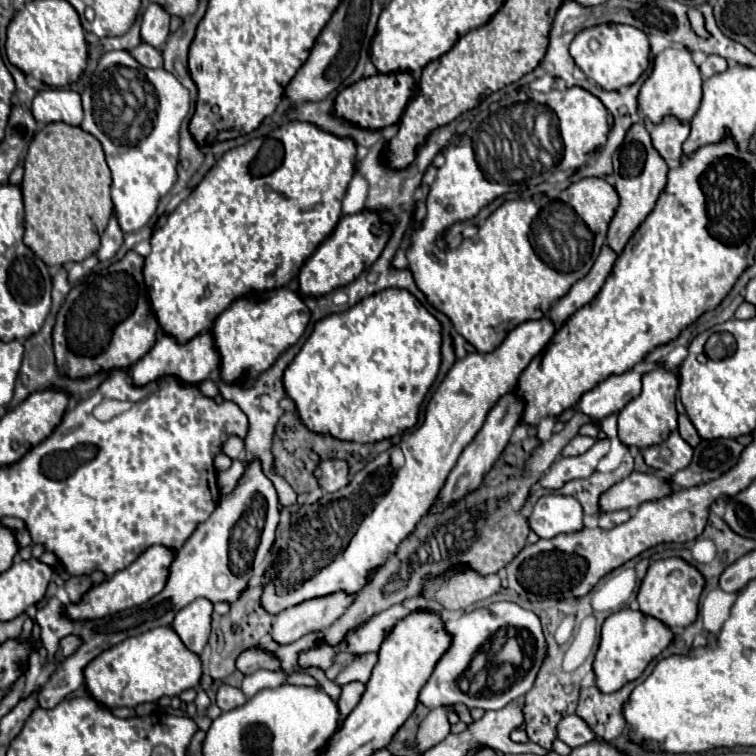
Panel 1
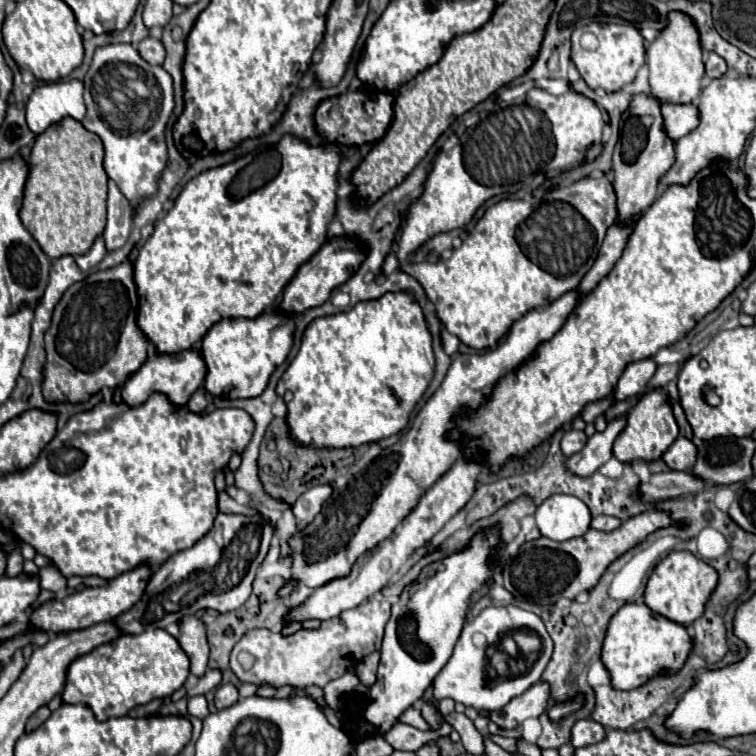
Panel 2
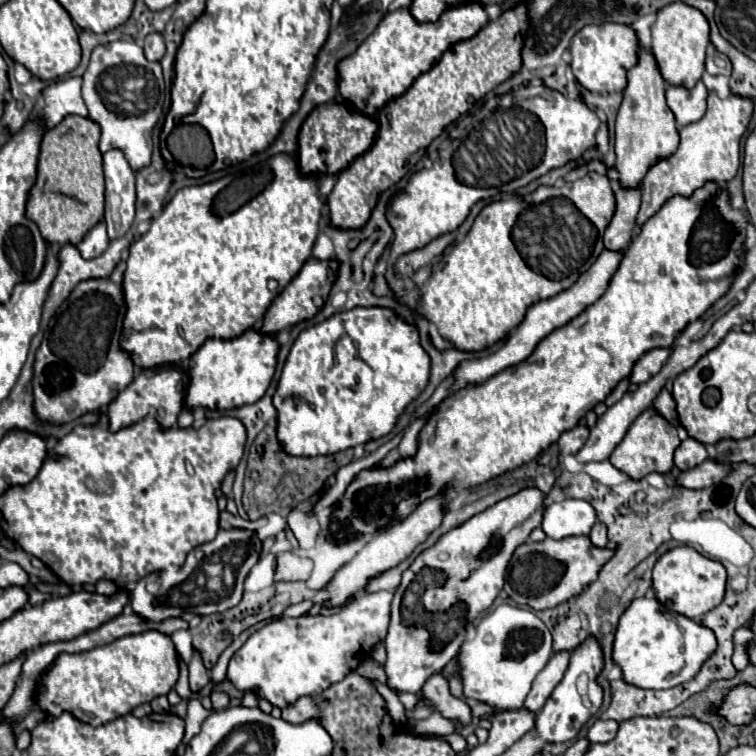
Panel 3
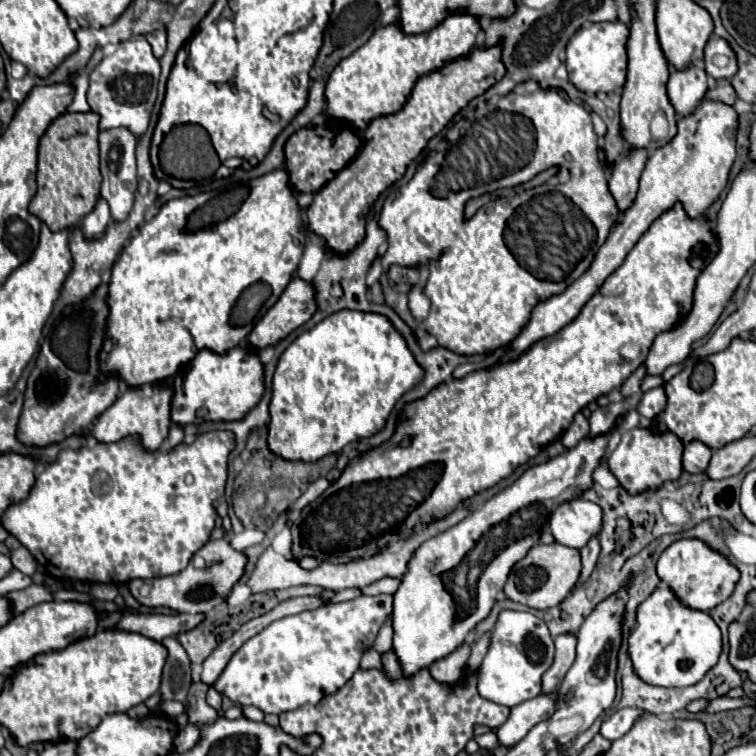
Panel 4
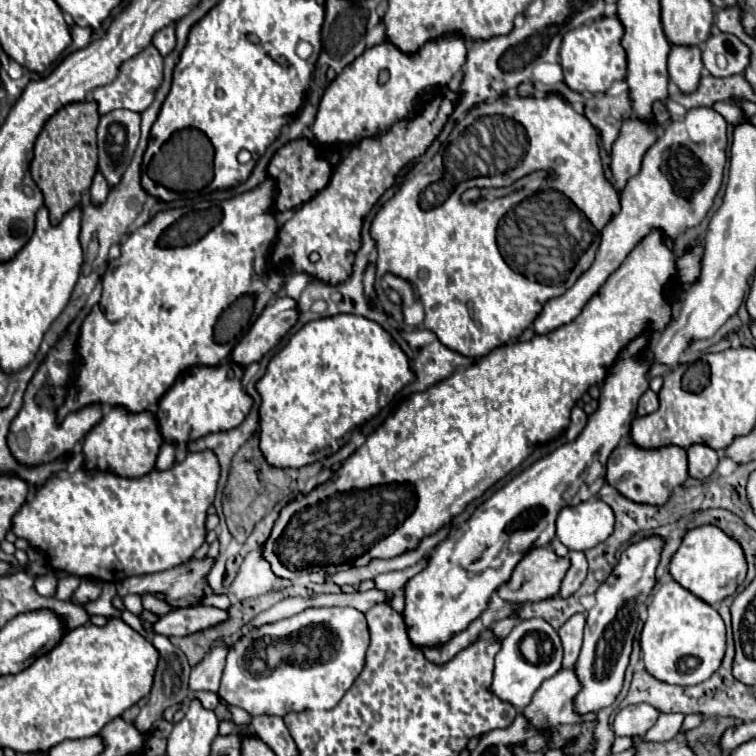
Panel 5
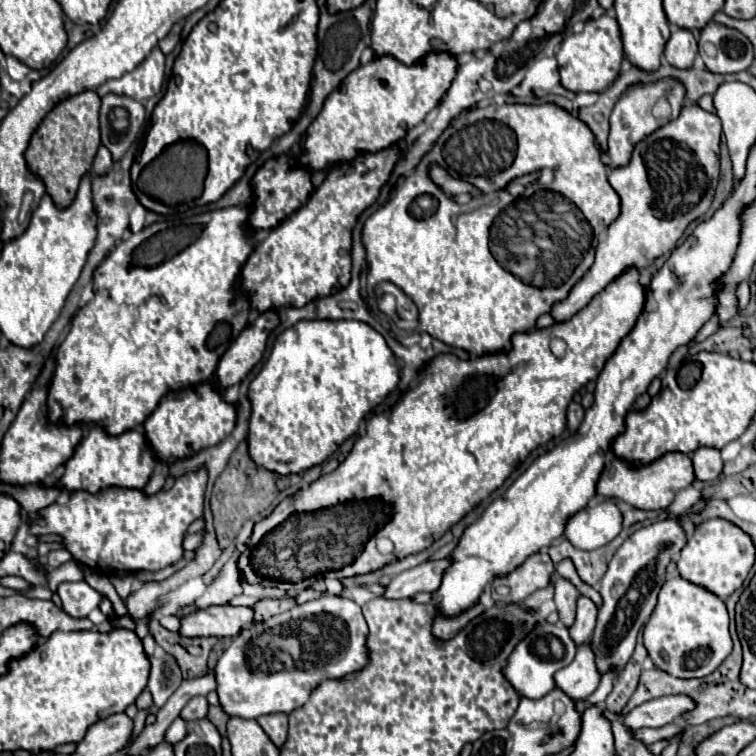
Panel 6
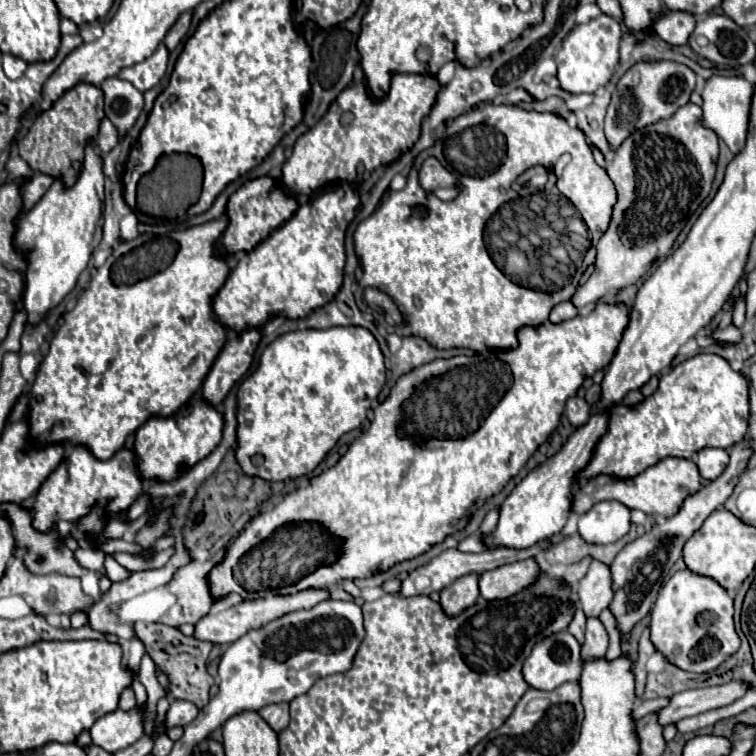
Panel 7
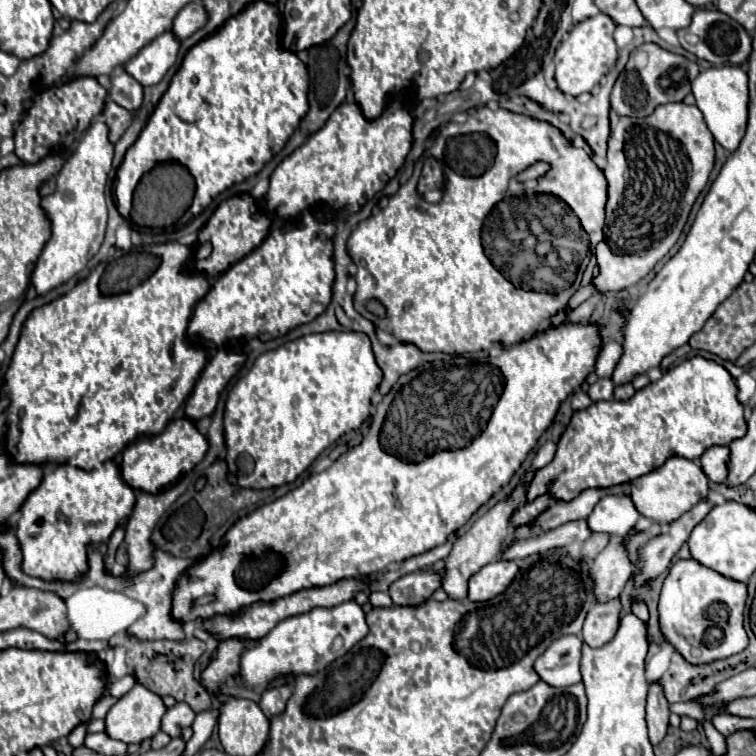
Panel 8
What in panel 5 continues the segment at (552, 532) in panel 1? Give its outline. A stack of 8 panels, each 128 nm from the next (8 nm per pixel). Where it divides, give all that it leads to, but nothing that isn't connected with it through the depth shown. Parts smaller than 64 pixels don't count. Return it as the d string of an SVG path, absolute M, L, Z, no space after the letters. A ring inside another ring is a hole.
M588 500L564 508L556 520L556 536L570 550L590 550L614 530L614 512L602 500Z

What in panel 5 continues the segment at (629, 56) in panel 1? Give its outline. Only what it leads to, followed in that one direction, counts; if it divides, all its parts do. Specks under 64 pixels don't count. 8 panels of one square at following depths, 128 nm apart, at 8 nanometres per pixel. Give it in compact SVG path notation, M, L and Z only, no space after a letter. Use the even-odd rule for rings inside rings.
M604 16L590 24L570 30L560 48L560 66L564 70L564 82L574 92L606 92L616 80L626 76L626 52L620 46L624 28L616 16Z

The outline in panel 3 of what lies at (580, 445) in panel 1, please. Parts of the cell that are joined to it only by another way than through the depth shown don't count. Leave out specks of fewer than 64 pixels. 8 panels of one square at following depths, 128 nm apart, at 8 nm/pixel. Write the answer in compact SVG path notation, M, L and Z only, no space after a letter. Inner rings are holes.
M578 424L576 428L572 430L566 430L560 440L558 440L558 446L560 446L560 452L566 456L566 454L576 454L584 442L588 440L588 426L586 424Z

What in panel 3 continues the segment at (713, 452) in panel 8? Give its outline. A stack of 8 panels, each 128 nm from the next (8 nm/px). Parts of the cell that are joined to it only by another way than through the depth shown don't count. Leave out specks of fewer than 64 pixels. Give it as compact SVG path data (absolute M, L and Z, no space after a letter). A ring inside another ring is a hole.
M686 438L674 454L674 464L684 472L684 470L692 470L692 468L700 466L706 458L708 458L708 452L706 452L704 444L696 442L694 438Z

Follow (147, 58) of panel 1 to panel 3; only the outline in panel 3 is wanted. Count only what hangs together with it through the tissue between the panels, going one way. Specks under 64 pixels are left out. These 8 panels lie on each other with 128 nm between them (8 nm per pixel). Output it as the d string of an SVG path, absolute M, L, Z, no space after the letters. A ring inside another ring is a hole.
M152 32L152 34L148 34L144 38L144 54L146 54L148 60L152 60L152 62L154 60L160 60L164 56L164 52L166 52L166 46L164 46L162 34Z

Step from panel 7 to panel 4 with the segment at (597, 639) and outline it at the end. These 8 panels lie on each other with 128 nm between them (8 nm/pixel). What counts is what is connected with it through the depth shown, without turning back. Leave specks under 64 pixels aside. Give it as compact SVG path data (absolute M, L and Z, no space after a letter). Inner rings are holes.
M552 690L552 694L542 692L536 698L514 706L510 718L496 730L500 746L514 746L516 742L520 742L528 734L528 730L532 730L536 722L544 722L544 718L548 718L552 710L556 710L556 690Z

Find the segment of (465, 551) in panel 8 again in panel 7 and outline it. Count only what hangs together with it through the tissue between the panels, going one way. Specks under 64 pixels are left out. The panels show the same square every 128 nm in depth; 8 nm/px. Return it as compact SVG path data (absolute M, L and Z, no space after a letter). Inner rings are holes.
M464 574L464 578L458 578L452 582L452 586L444 588L440 592L440 604L448 616L456 616L462 610L476 604L478 598L478 576L476 574Z

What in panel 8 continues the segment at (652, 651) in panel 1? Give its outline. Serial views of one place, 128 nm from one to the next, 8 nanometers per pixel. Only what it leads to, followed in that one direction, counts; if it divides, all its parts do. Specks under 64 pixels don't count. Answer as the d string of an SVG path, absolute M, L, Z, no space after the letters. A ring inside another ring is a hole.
M694 558L676 560L664 580L658 602L662 634L692 664L734 656L748 646L748 634L744 630L746 600L748 590L744 582L724 578Z

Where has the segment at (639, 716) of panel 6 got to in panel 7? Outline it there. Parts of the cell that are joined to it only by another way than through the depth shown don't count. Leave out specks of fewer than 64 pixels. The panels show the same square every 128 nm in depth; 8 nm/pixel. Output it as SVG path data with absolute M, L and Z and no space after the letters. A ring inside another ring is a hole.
M726 682L722 686L710 686L710 688L696 688L686 690L680 694L674 694L670 698L670 704L660 710L658 722L662 726L670 722L678 722L688 716L696 716L708 710L716 710L722 706L728 706L742 698L748 692L748 682Z

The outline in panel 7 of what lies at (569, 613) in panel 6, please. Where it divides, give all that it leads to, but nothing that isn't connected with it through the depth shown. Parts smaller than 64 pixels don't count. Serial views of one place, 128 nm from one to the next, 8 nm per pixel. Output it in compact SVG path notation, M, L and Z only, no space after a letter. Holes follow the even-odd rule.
M580 607L576 608L574 618L568 626L568 631L578 640L580 644L584 642L584 633L586 628L586 616Z

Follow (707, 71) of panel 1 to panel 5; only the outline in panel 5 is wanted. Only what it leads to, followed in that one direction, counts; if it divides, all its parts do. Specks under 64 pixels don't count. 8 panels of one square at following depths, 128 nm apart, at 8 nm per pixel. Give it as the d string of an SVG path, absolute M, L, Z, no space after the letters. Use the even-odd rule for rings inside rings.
M716 34L704 42L702 62L712 76L732 76L746 70L750 58L748 46L734 34Z

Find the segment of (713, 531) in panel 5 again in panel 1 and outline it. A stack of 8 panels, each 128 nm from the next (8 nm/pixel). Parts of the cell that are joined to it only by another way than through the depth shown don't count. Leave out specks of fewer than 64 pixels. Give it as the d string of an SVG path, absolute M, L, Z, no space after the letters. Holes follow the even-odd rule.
M672 556L666 560L656 560L650 564L646 578L642 580L640 592L638 592L638 604L640 612L654 616L662 620L666 626L690 626L698 616L698 600L704 590L704 576L686 560Z

